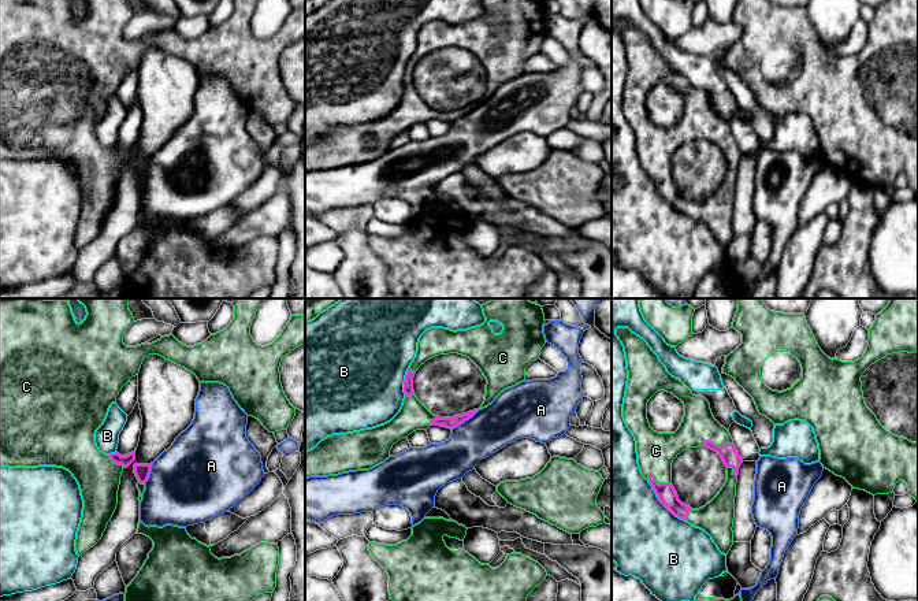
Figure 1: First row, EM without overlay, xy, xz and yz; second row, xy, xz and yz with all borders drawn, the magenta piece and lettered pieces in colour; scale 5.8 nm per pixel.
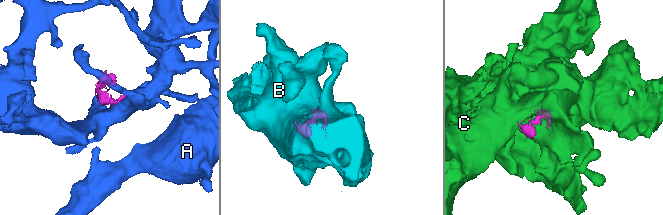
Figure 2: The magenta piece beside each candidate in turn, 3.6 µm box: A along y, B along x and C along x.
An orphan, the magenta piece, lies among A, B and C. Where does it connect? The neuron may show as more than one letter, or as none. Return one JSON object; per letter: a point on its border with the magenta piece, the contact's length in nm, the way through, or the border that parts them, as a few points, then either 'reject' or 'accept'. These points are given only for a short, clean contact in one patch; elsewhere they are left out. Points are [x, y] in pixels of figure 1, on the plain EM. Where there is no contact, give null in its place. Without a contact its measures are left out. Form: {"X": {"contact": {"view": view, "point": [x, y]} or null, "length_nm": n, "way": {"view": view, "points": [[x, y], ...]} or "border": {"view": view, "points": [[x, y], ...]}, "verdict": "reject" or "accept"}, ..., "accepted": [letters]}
{"A": {"contact": {"view": "xz", "point": [464, 114]}, "length_nm": 200, "border": {"view": "xz", "points": [[478, 104], [452, 123]]}, "verdict": "reject"}, "B": {"contact": {"view": "yz", "point": [662, 196]}, "length_nm": 320, "verdict": "reject"}, "C": {"contact": {"view": "yz", "point": [717, 138]}, "length_nm": 180, "verdict": "accept"}, "accepted": ["C"]}

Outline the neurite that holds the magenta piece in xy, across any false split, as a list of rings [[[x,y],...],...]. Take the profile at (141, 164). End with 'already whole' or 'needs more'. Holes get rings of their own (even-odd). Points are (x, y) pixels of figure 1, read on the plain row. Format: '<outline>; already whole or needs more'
[[[135,156],[134,157],[134,167],[135,167],[137,172],[138,172],[137,181],[140,183],[140,190],[138,190],[140,196],[142,193],[142,186],[145,183],[145,175],[149,171],[152,157],[153,156],[150,156],[150,157],[137,157]]]; needs more

